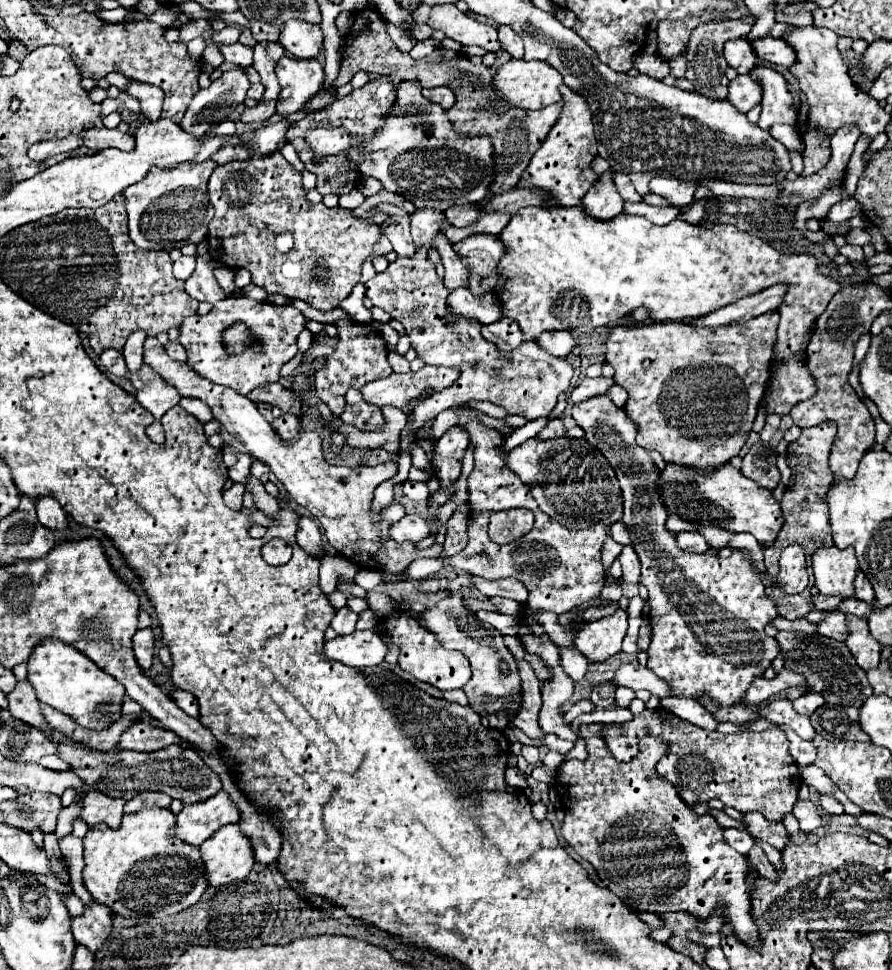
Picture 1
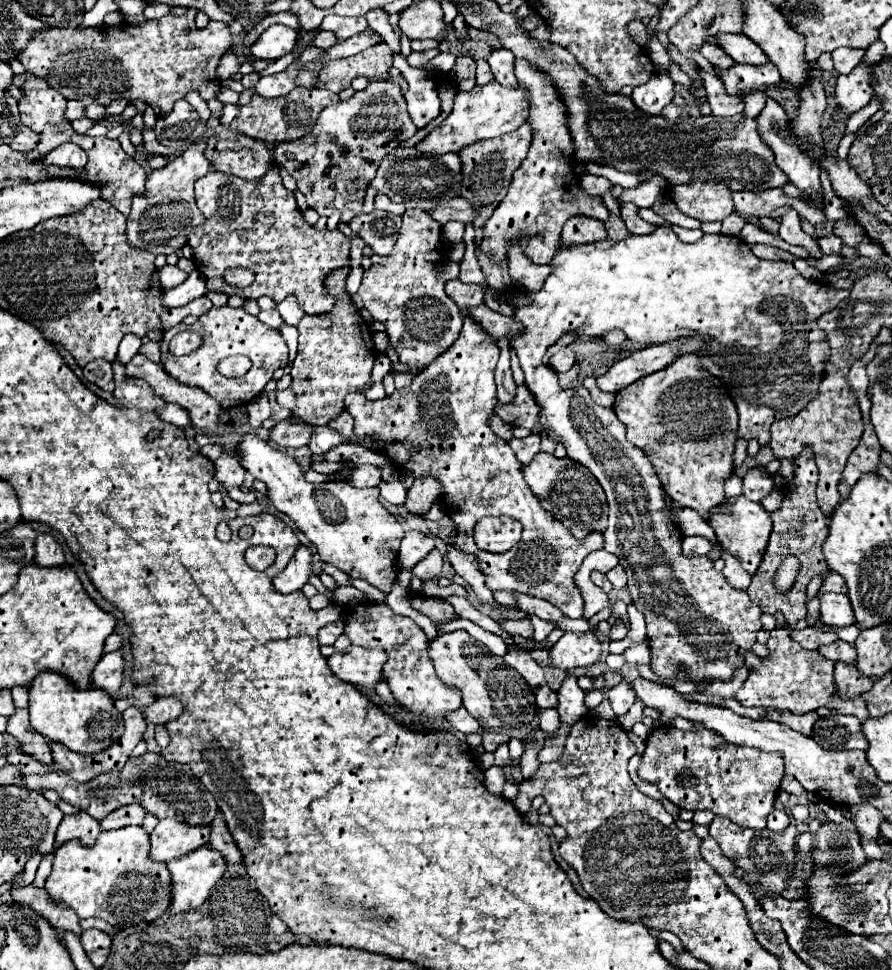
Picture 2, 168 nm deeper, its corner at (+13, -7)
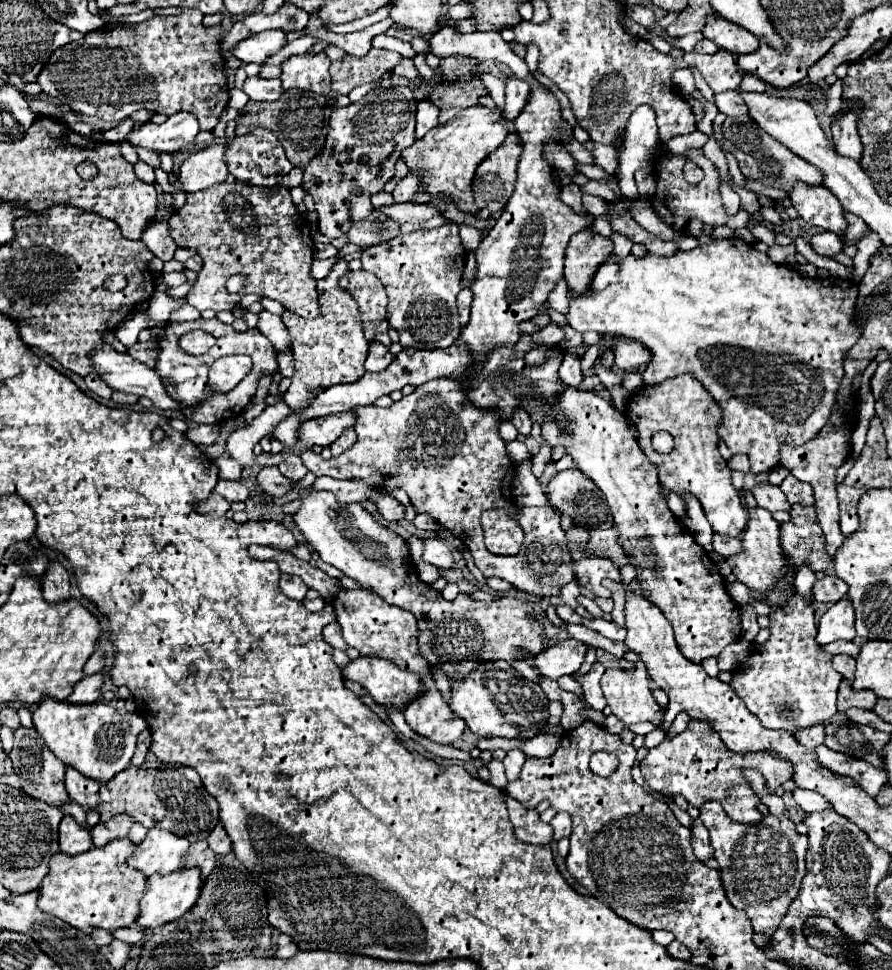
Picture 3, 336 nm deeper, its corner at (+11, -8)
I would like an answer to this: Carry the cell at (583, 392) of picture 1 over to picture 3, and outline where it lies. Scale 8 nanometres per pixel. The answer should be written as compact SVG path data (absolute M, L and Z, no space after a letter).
M628 372L628 374L624 374L624 388L628 392L634 392L640 386L642 386L642 374L640 372Z

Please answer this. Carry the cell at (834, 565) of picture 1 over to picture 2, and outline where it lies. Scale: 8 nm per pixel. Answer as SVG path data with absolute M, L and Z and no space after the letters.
M818 593L820 599L820 621L832 627L844 627L856 623L852 605L846 595L836 593Z

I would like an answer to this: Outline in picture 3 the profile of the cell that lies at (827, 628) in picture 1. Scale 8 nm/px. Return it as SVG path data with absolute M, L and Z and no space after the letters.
M834 656L832 660L832 666L846 678L846 680L854 680L854 672L856 672L856 660L850 658L850 656Z

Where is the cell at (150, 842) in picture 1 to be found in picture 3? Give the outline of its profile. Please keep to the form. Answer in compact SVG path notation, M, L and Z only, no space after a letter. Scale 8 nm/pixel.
M124 838L114 840L104 848L92 848L80 856L54 854L38 892L38 908L86 934L92 934L94 928L106 928L110 932L116 928L132 928L138 916L138 900L148 884L144 874L126 864L126 858L134 850L136 844Z

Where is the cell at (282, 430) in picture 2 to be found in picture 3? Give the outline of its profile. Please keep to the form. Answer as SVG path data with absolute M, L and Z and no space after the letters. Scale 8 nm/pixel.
M348 410L348 412L342 412L342 414L308 420L300 426L298 434L300 434L302 444L330 446L342 434L342 430L348 430L348 428L354 428L354 426L356 426L356 412Z

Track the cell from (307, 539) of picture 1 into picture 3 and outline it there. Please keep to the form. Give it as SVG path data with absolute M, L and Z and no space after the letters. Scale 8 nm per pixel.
M286 574L280 578L280 588L292 600L304 600L306 592L308 592L308 586L304 584L302 578L298 578L298 576L286 576Z

